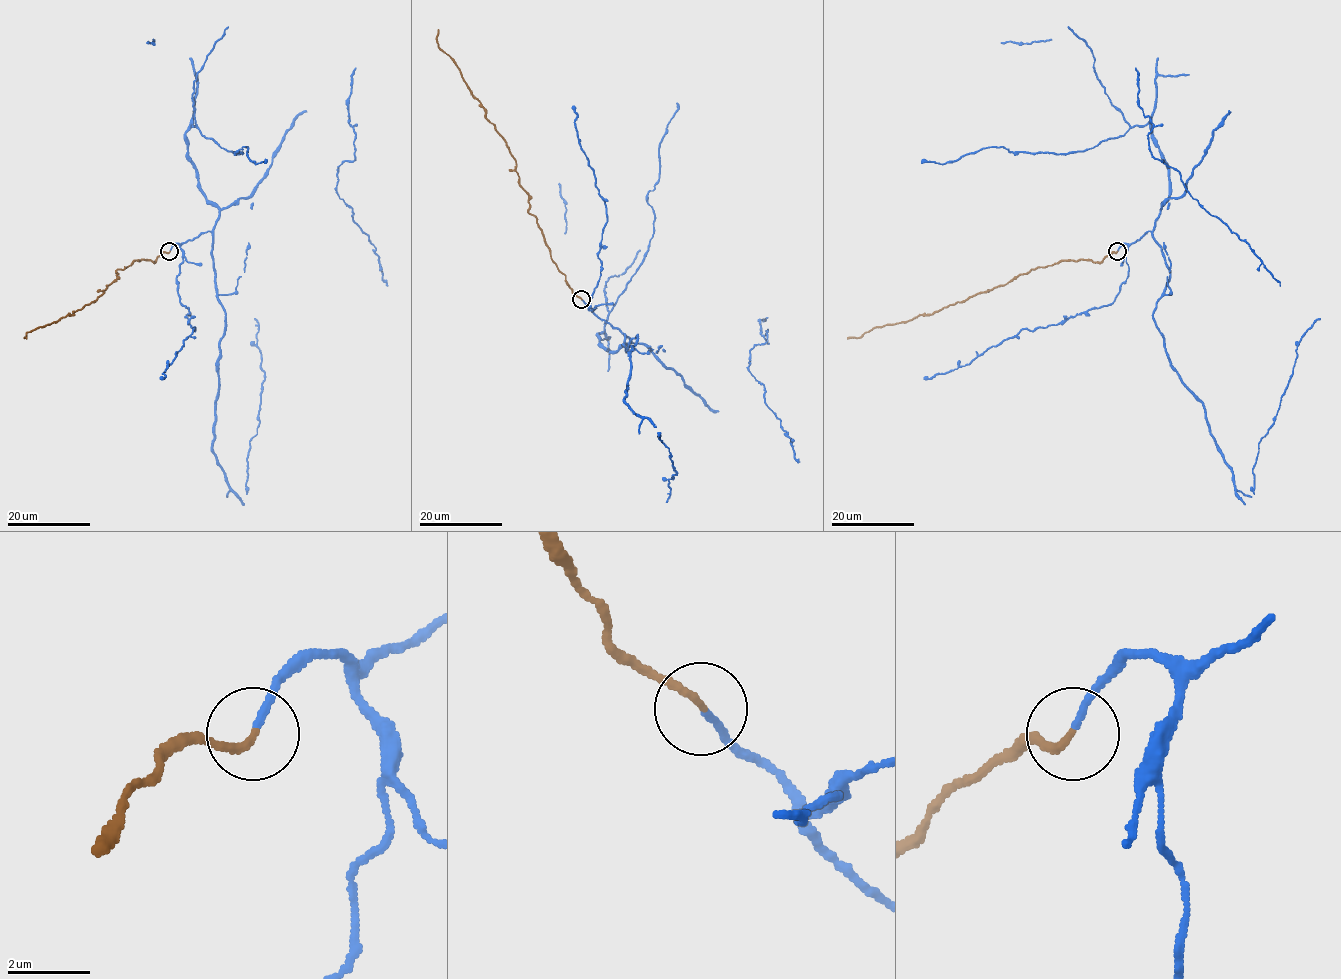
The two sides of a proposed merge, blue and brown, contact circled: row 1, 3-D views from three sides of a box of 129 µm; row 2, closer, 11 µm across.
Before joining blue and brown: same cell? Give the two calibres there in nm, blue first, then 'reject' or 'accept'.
160/180 nm | accept

